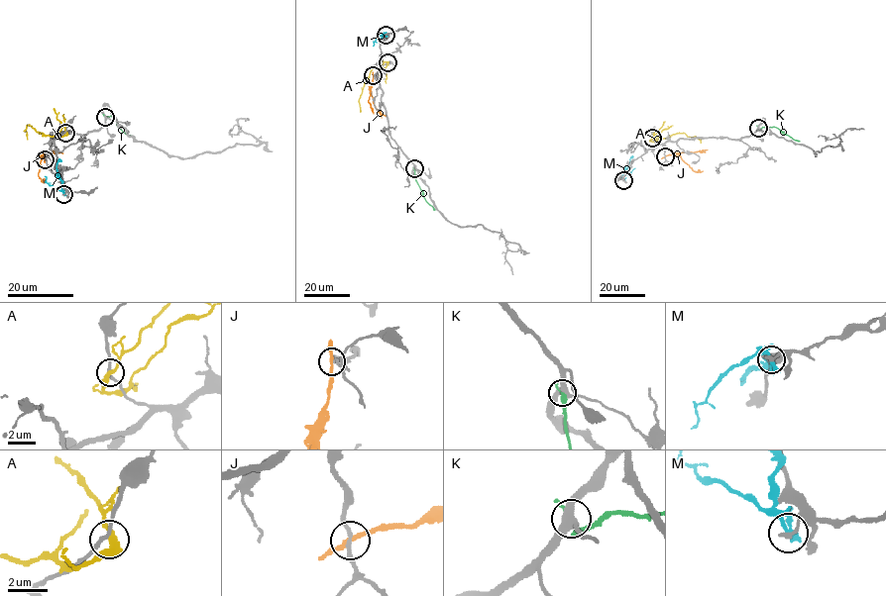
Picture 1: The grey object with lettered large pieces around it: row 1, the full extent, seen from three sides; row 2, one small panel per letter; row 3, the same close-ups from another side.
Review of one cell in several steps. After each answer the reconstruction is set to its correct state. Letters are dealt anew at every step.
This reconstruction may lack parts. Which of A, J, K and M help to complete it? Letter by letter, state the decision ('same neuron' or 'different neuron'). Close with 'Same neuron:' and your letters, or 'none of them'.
A: different neuron
J: different neuron
K: different neuron
M: different neuron
Same neuron: none of them

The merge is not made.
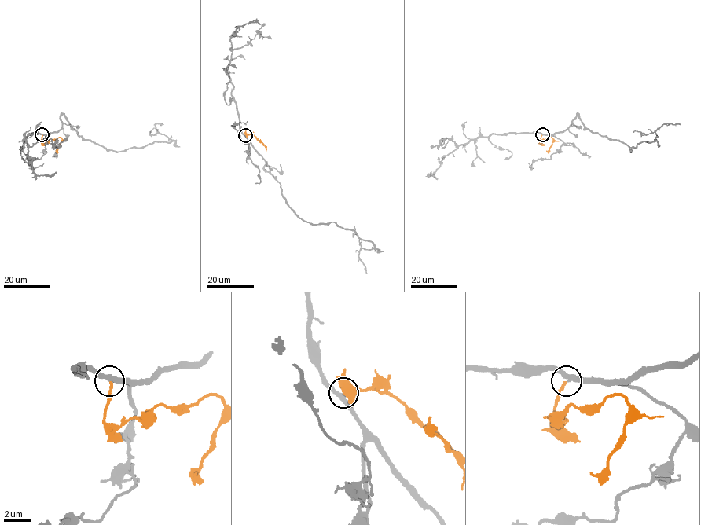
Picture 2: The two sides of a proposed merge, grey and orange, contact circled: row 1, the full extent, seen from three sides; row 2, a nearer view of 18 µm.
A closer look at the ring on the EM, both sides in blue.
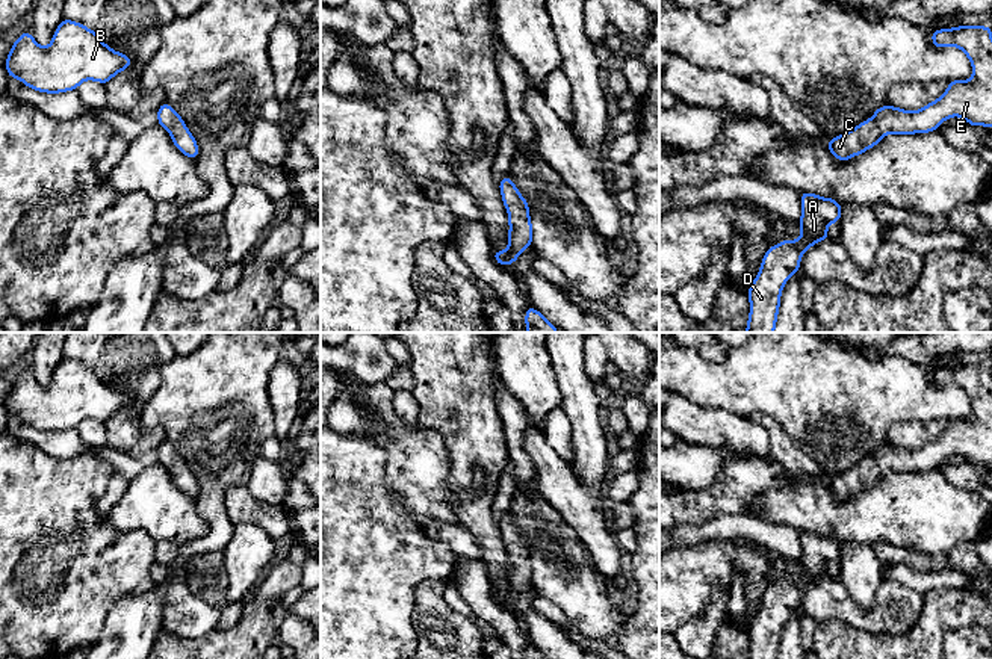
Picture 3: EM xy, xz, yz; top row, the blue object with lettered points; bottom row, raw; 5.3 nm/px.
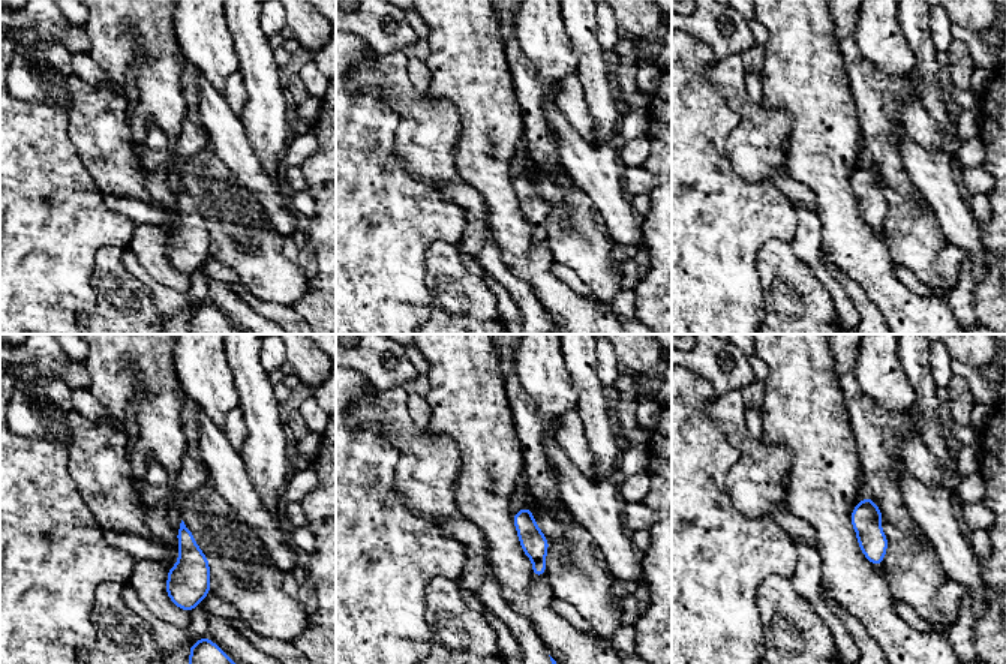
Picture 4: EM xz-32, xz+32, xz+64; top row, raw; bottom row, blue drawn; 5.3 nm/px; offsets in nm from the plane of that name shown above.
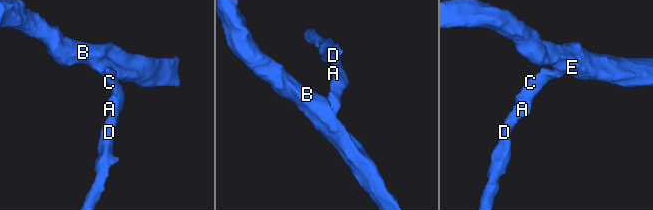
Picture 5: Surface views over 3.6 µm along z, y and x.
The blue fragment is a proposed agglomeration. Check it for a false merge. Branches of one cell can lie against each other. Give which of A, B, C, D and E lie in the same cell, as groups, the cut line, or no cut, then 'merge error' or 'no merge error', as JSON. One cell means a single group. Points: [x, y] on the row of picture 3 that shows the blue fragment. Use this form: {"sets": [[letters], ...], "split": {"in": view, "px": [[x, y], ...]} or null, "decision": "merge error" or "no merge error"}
{"sets": [["A", "B", "C", "D", "E"]], "split": null, "decision": "no merge error"}

